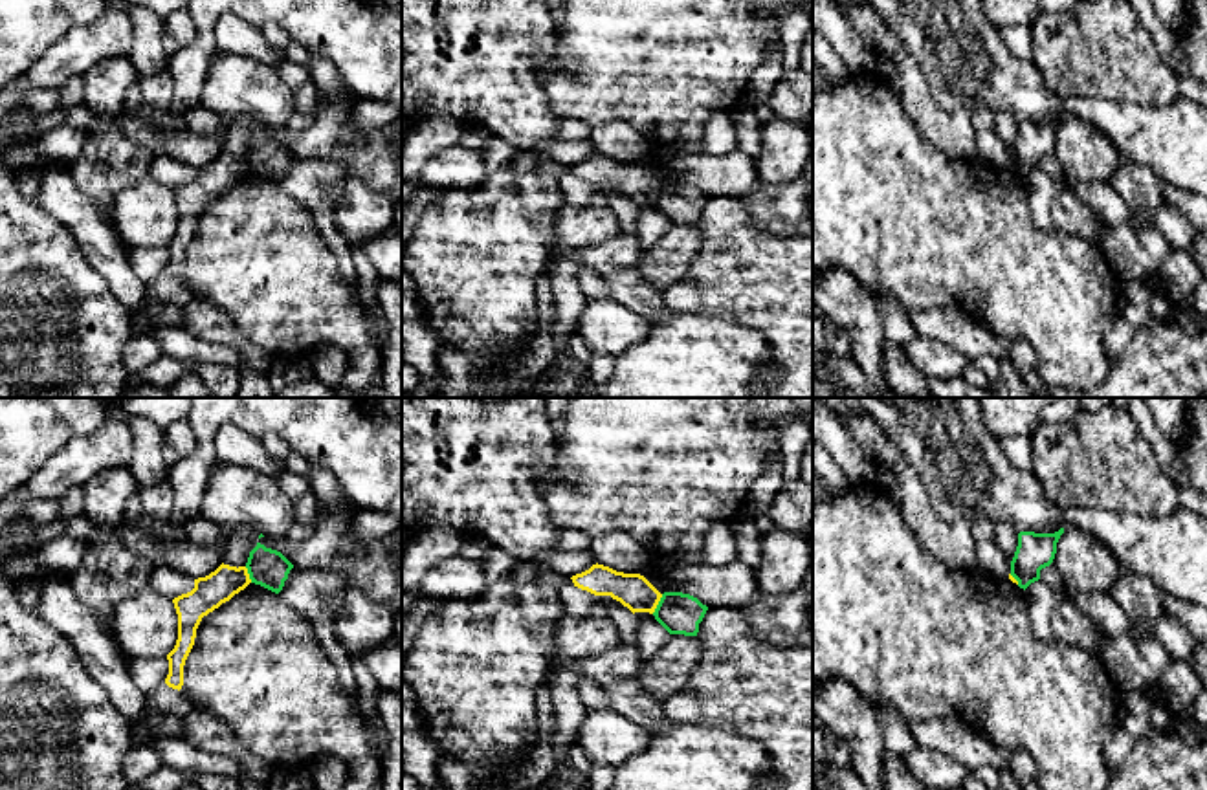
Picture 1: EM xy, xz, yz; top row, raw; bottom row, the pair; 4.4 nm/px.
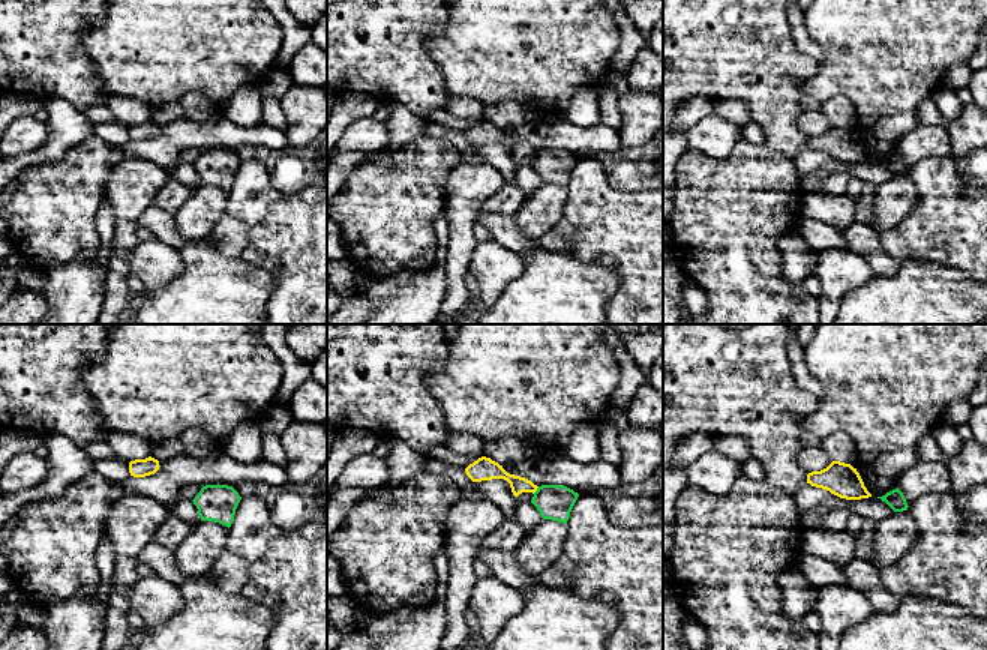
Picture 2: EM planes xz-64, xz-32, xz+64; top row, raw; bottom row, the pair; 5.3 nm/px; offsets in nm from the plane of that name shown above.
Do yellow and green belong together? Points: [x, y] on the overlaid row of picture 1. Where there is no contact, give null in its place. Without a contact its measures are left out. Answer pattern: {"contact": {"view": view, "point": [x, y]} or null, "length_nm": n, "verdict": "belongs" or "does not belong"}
{"contact": {"view": "xz", "point": [657, 603]}, "length_nm": 100, "verdict": "does not belong"}

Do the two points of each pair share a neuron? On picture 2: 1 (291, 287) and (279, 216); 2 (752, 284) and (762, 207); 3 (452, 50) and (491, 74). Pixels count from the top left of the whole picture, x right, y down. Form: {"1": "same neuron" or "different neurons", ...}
{"1": "same neuron", "2": "same neuron", "3": "same neuron"}

